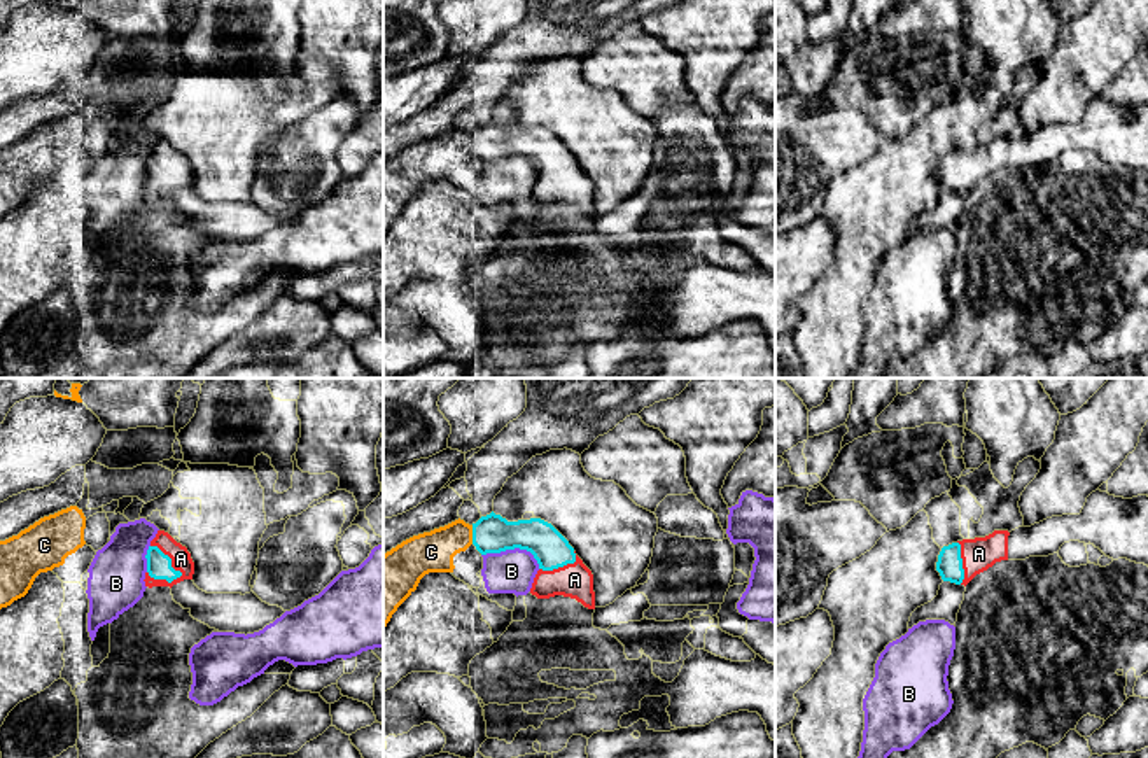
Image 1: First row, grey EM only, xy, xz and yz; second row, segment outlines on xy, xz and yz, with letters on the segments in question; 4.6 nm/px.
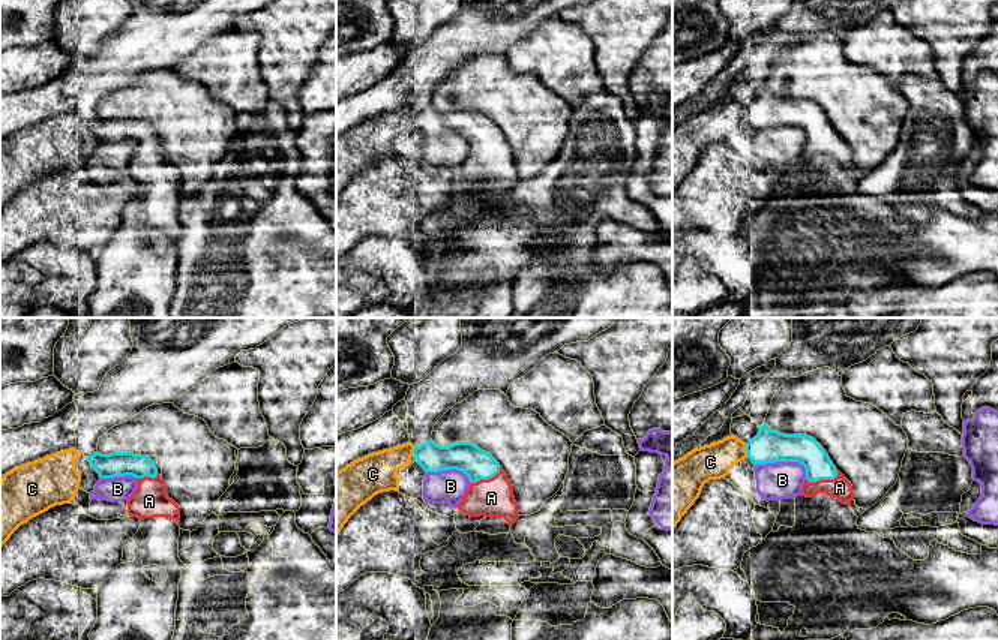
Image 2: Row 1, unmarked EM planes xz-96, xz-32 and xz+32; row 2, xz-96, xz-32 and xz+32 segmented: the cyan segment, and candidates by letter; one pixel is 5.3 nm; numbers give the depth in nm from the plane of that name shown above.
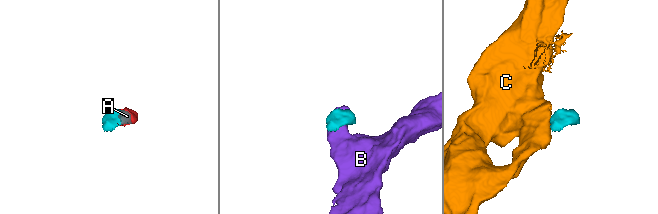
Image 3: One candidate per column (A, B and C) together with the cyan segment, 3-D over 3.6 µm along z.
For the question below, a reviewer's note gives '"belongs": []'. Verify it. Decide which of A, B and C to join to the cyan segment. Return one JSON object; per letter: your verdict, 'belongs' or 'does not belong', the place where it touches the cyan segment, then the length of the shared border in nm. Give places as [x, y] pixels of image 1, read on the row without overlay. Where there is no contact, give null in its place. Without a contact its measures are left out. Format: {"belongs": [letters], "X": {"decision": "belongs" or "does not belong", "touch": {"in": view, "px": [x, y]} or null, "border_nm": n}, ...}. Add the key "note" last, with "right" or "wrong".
{"belongs": ["A"], "A": {"decision": "belongs", "touch": {"in": "xy", "px": [170, 168]}, "border_nm": 200}, "B": {"decision": "does not belong", "touch": {"in": "xz", "px": [513, 156]}, "border_nm": 280}, "C": {"decision": "does not belong", "touch": {"in": "xz", "px": [473, 142]}, "border_nm": 90}, "note": "wrong"}

